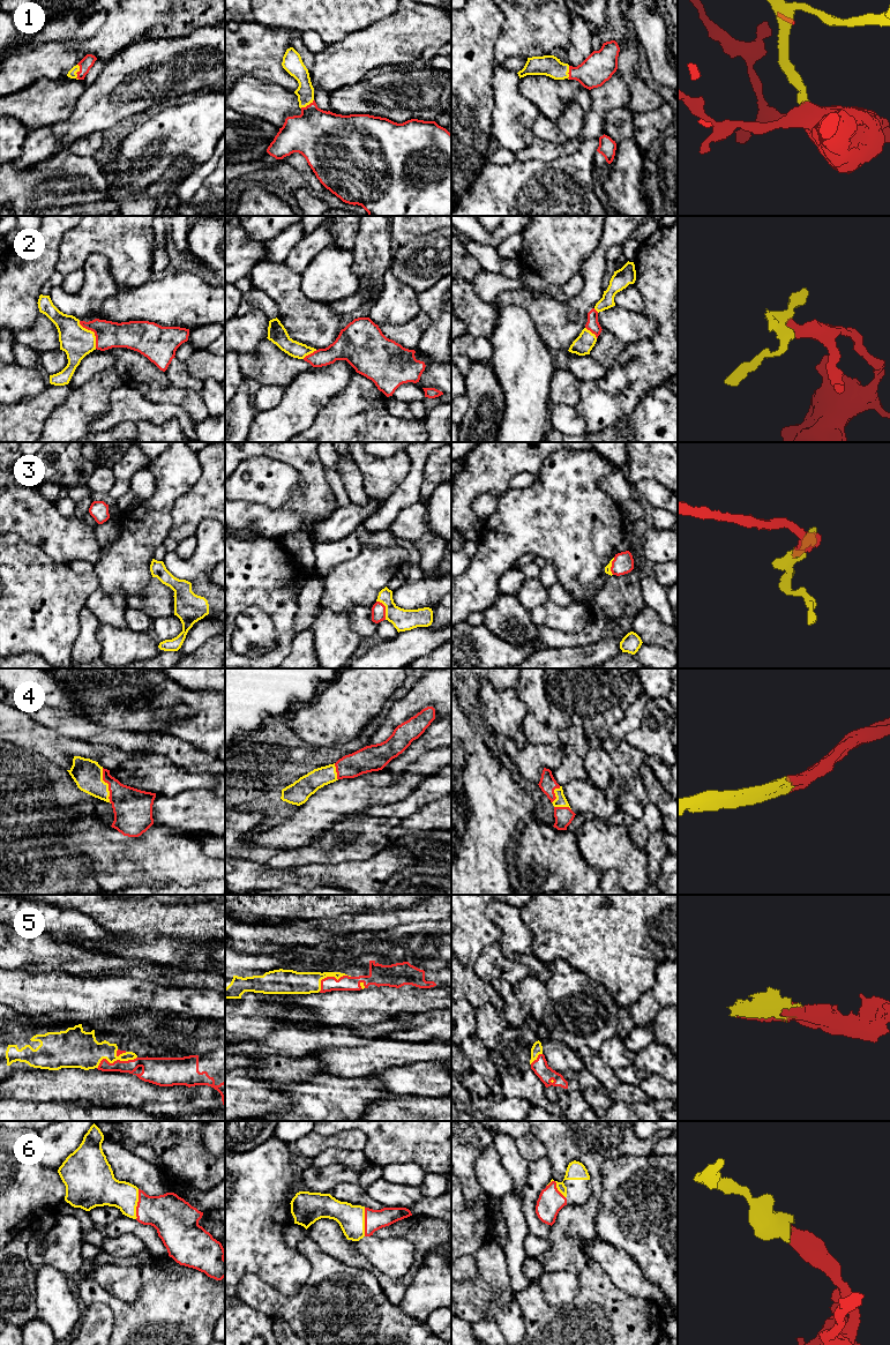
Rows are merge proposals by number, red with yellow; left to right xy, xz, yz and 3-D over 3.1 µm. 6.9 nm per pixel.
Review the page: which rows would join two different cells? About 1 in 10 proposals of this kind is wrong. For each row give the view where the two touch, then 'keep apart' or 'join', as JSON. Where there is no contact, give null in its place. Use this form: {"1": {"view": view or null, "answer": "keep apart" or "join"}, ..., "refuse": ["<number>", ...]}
{"1": {"view": "xy", "answer": "join"}, "2": {"view": "xy", "answer": "join"}, "3": {"view": "xz", "answer": "join"}, "4": {"view": "xy", "answer": "join"}, "5": {"view": "xy", "answer": "join"}, "6": {"view": "xy", "answer": "join"}, "refuse": []}

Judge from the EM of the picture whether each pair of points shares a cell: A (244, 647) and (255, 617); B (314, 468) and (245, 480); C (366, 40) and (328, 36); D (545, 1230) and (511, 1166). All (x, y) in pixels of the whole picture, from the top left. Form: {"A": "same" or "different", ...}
{"A": "same", "B": "different", "C": "different", "D": "different"}

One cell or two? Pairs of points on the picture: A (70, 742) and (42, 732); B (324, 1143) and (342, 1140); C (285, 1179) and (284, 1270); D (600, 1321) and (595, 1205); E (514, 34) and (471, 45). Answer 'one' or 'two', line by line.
A: one
B: one
C: one
D: one
E: two

